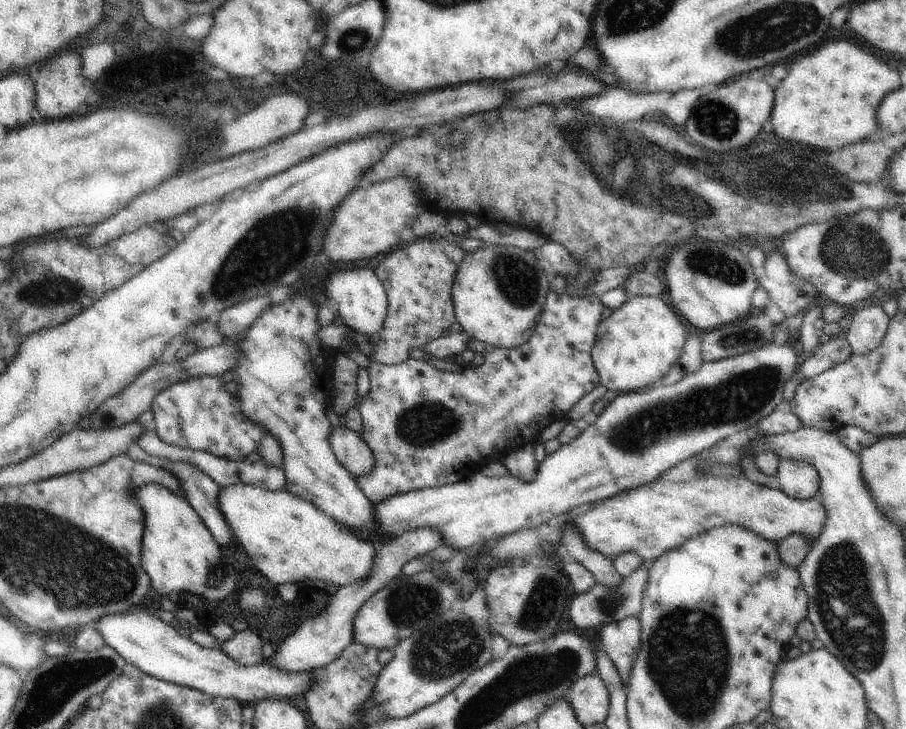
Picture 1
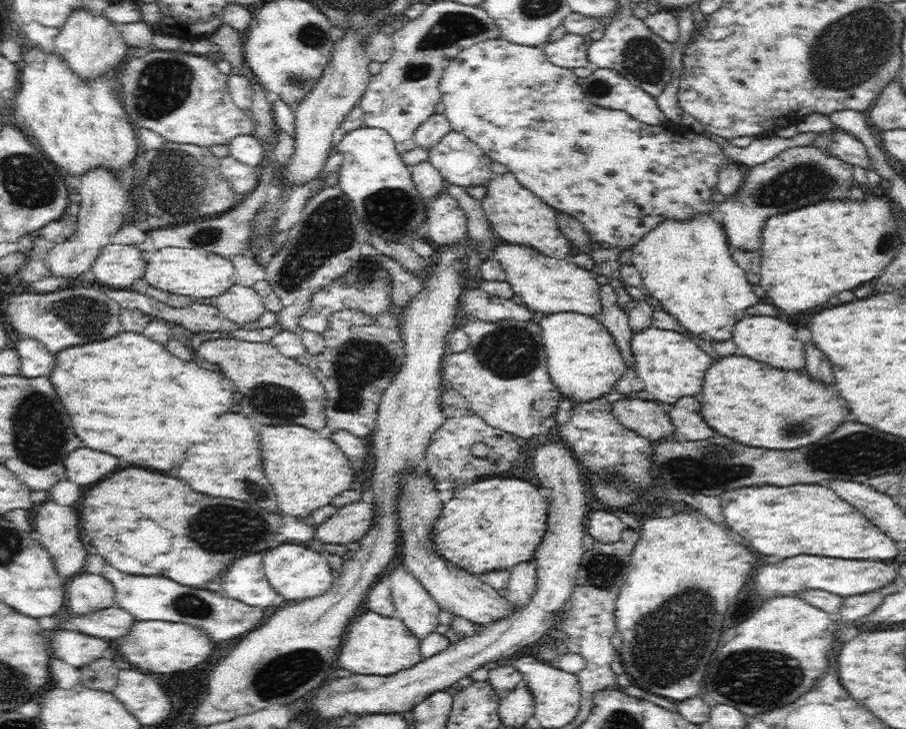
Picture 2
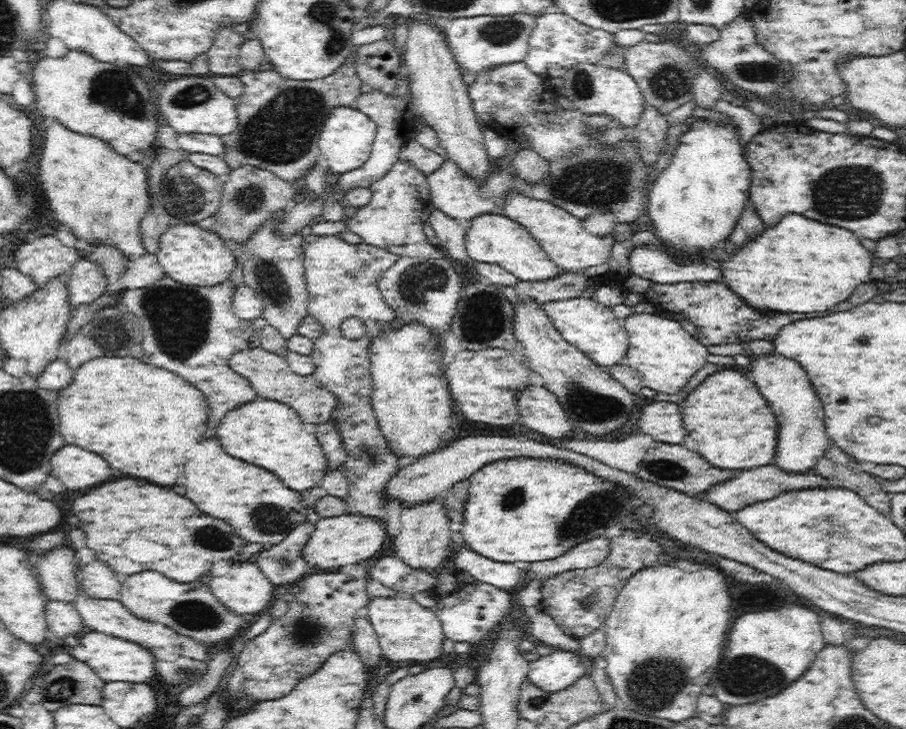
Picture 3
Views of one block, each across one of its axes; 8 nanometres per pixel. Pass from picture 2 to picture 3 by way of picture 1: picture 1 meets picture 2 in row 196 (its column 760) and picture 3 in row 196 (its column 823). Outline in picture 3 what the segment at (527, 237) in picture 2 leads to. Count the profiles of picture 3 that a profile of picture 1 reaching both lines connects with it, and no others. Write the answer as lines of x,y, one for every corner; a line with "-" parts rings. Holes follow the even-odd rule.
510,190
505,194
502,214
527,228
548,258
564,272
584,270
589,266
604,264
610,257
612,246
616,243
611,234
594,236
586,233
582,227
582,219
545,200
524,195
519,190

